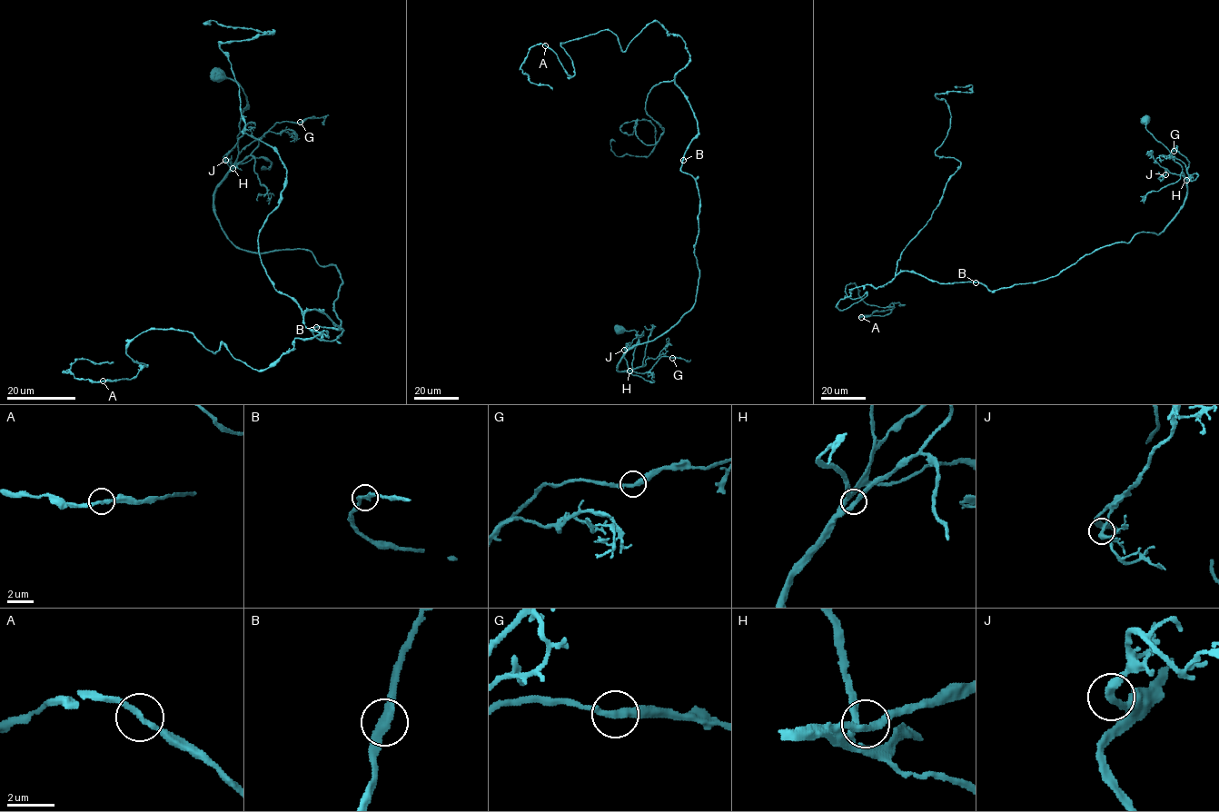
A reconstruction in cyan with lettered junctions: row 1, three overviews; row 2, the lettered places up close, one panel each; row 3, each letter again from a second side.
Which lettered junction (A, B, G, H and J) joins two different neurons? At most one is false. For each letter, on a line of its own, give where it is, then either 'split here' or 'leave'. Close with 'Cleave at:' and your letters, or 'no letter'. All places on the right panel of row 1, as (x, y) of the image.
A: at (861, 317); leave
B: at (976, 282); leave
G: at (1174, 151); leave
H: at (1186, 180); leave
J: at (1165, 174); leave
Cleave at: no letter

